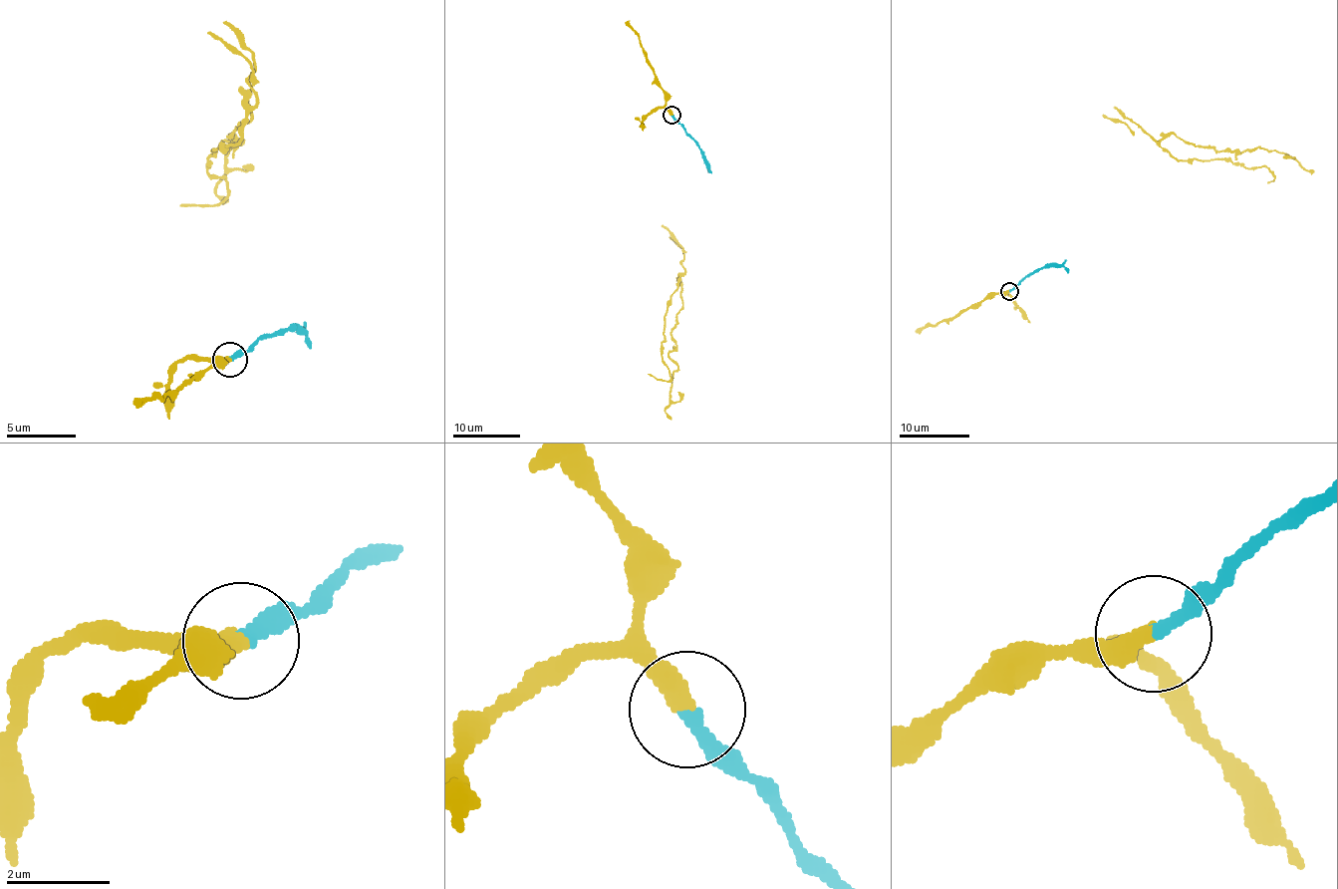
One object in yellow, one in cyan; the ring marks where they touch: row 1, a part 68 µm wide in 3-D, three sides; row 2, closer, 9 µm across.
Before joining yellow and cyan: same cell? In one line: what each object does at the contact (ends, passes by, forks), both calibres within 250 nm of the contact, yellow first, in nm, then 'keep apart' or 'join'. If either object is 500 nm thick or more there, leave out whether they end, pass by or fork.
yellow ends | cyan ends | 400/260 nm | join

